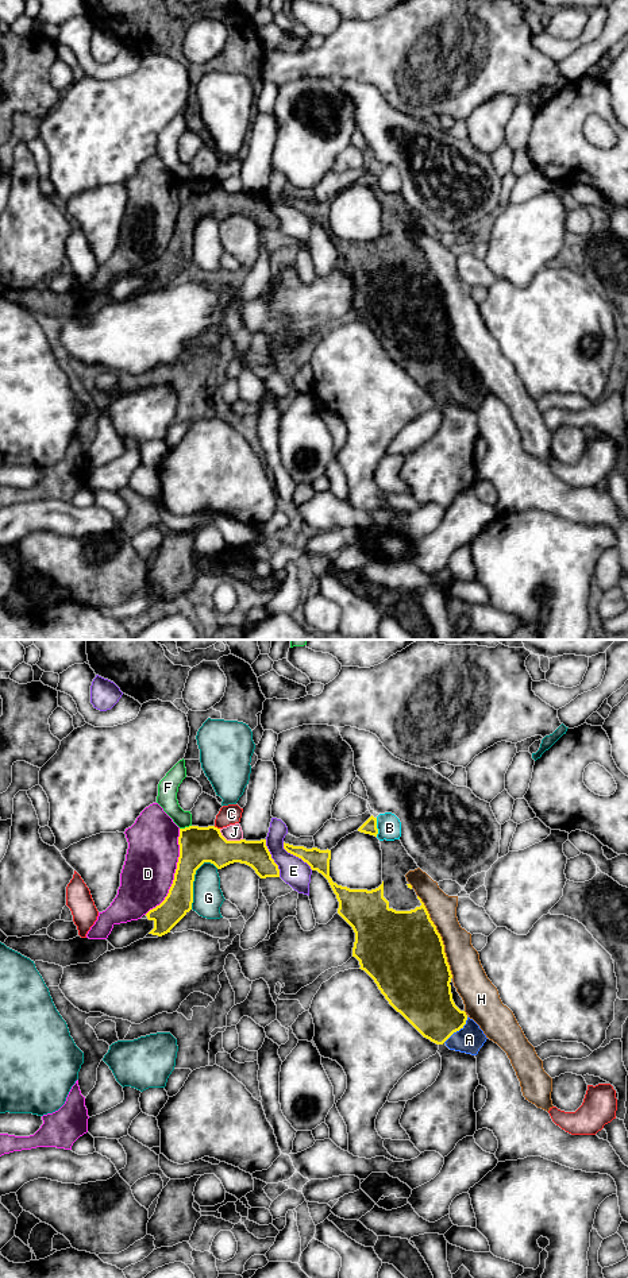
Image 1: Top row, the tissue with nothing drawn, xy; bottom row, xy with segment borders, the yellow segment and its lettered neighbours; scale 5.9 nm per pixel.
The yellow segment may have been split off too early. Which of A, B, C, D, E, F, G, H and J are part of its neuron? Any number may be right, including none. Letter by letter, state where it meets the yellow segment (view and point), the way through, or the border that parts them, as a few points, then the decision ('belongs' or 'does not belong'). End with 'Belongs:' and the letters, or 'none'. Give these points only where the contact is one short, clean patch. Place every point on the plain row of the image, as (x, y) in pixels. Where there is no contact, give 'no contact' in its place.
A: contact xy (457, 382); way xy (426, 354), (457, 382), (469, 392); belongs
B: contact xy (376, 180); border xy (376, 170), (377, 188); does not belong
C: contact xy (216, 180); does not belong
D: contact xy (174, 226); does not belong
E: contact xy (272, 211); does not belong
F: contact xy (185, 180); does not belong
G: contact xy (192, 235); does not belong
H: contact xy (440, 289); does not belong
J: contact xy (230, 193); does not belong
Belongs: A

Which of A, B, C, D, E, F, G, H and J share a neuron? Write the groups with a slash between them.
A / B / C / D / E / F / G / H / J

